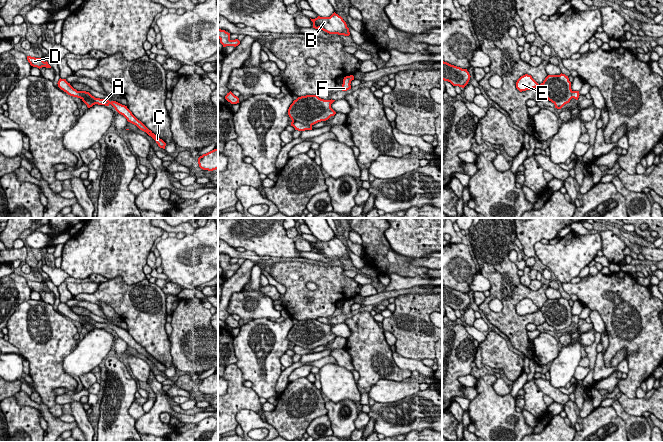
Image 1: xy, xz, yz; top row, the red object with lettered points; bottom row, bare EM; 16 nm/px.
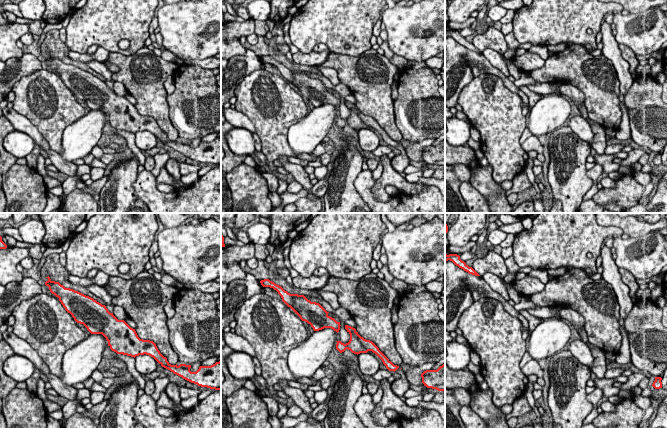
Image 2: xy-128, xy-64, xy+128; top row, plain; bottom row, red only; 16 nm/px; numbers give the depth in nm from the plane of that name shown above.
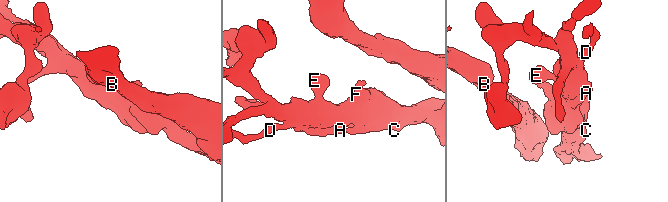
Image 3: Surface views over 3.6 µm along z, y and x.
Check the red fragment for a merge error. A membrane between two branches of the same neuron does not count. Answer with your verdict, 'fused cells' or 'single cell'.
single cell

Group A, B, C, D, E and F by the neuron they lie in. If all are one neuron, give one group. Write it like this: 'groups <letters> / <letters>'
groups A B C D E F

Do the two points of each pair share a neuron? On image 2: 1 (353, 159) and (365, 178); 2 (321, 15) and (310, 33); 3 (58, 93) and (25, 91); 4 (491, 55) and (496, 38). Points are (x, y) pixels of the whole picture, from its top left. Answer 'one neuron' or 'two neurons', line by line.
1: two neurons
2: one neuron
3: one neuron
4: two neurons

